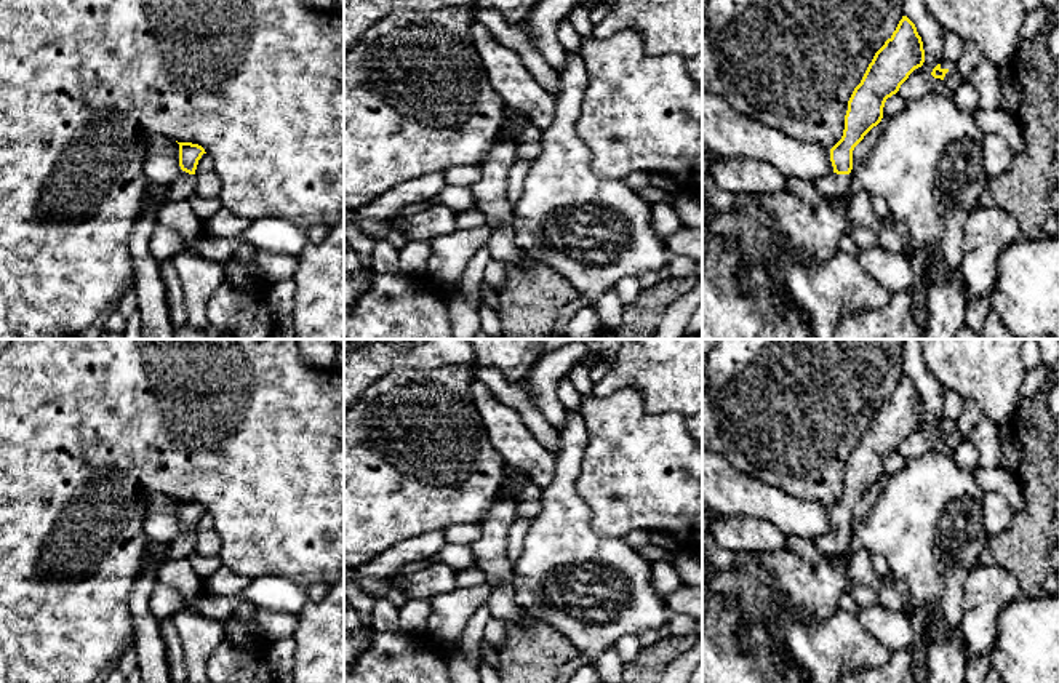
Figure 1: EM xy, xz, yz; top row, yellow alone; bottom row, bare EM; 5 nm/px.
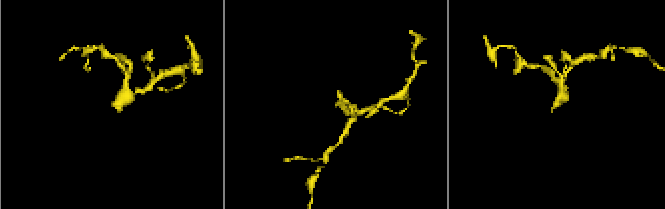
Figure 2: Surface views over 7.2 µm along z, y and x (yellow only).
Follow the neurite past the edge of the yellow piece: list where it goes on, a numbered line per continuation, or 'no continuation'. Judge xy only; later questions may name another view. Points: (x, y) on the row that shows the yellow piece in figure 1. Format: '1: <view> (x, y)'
1: xy (155, 323)

